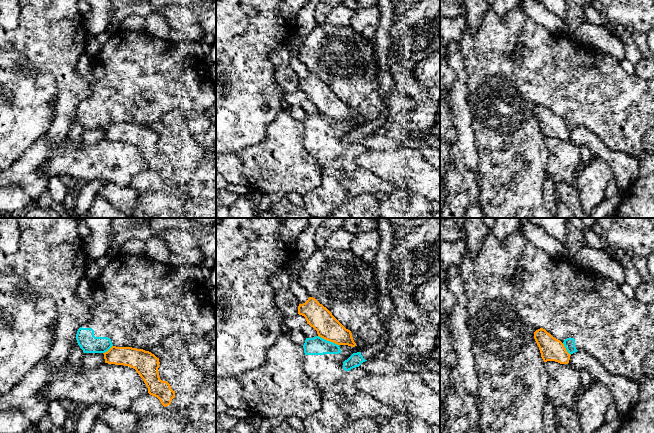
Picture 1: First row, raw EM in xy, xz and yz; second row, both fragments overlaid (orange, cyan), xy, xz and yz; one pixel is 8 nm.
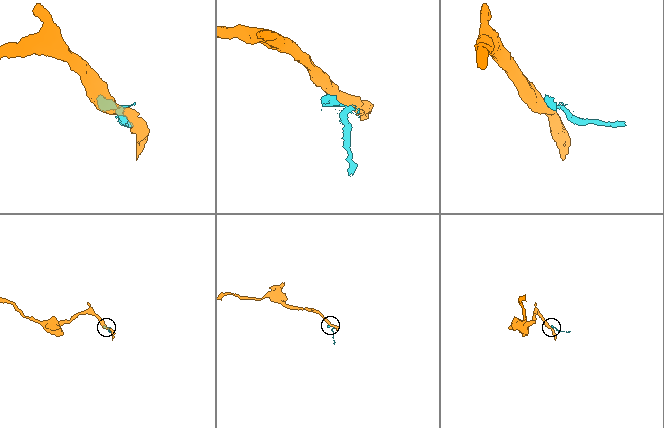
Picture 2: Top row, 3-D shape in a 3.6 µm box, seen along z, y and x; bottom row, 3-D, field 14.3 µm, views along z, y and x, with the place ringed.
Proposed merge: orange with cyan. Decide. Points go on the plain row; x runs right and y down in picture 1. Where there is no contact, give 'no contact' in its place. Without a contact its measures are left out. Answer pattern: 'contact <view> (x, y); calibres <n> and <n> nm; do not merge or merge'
contact xz (328, 116); calibres 190 and 140 nm; do not merge

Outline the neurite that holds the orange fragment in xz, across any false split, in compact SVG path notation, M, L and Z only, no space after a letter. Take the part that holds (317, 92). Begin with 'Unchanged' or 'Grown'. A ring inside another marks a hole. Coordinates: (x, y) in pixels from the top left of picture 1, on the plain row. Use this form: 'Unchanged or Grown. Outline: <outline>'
Unchanged. Outline: M309 73L305 79L299 80L298 90L305 93L307 100L317 107L319 113L337 121L356 122L351 107L315 74Z

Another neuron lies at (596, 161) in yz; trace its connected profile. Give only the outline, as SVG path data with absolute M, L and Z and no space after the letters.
M593 156L591 163L577 174L574 185L580 193L581 206L589 217L604 199L607 184L614 179L609 165L600 157Z

